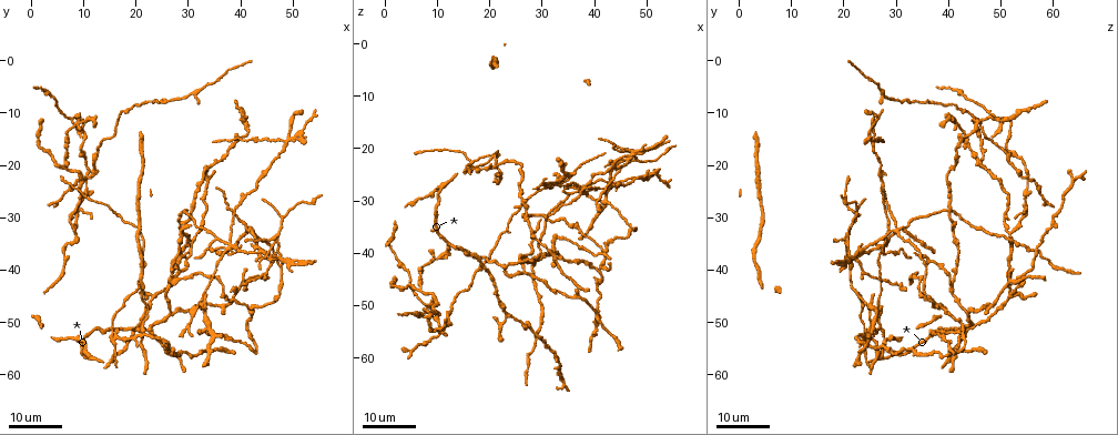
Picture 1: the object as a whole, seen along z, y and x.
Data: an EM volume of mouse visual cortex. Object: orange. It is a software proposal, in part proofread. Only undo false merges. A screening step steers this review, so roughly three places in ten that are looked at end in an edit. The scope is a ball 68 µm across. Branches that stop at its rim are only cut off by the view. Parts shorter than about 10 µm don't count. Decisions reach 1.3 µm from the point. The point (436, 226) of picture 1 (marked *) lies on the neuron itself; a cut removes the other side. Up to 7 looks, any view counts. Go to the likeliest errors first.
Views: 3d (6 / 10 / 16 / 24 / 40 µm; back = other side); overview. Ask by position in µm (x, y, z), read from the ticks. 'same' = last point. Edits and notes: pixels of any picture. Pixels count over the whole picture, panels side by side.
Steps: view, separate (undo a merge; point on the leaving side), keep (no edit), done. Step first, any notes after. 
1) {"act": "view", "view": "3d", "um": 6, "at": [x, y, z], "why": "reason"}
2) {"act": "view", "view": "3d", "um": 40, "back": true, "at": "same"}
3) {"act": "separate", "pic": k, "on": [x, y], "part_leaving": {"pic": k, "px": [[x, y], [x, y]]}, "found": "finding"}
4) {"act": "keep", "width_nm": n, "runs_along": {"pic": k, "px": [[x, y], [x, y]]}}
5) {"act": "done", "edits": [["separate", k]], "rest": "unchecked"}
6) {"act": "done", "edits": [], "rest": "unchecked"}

{"act": "view", "view": "3d", "um": 24, "at": [42.0, 48.0, 39.5], "why": "two arms in line, one across"}

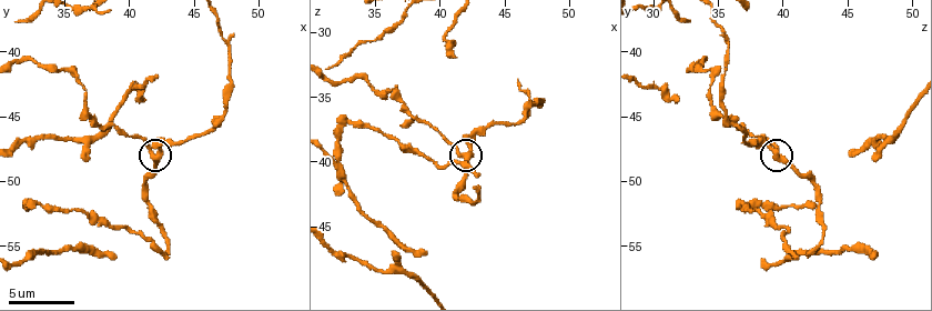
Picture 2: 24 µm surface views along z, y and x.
{"act": "view", "view": "3d", "um": 6, "at": [41.8, 48.2, 39.6], "why": "closer look"}

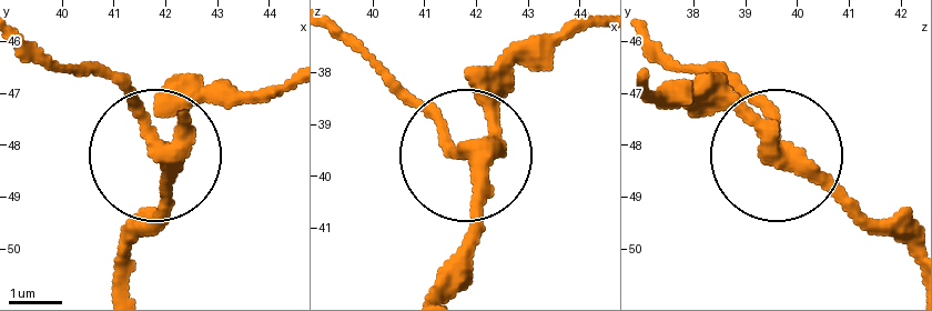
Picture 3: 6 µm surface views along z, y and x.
{"act": "keep", "width_nm": 310, "found": "continuous, no second neuron"}

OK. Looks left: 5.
{"act": "view", "view": "3d", "um": 16, "at": [6.5, 20.5, 46.5], "why": "branch point"}

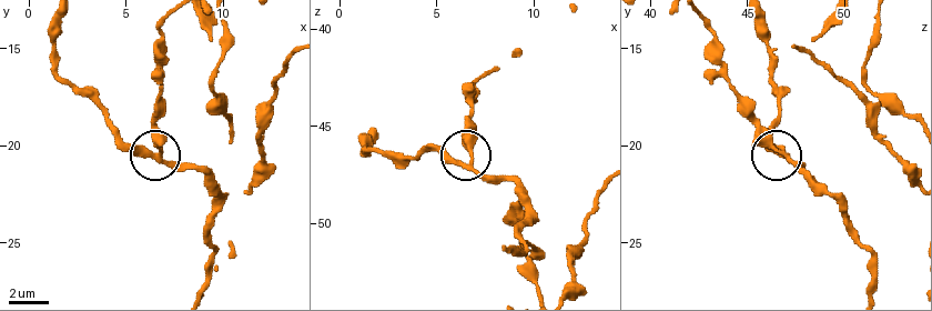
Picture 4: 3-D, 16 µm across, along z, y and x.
{"act": "view", "view": "3d", "um": 6, "at": [6.6, 20.5, 46.9]}

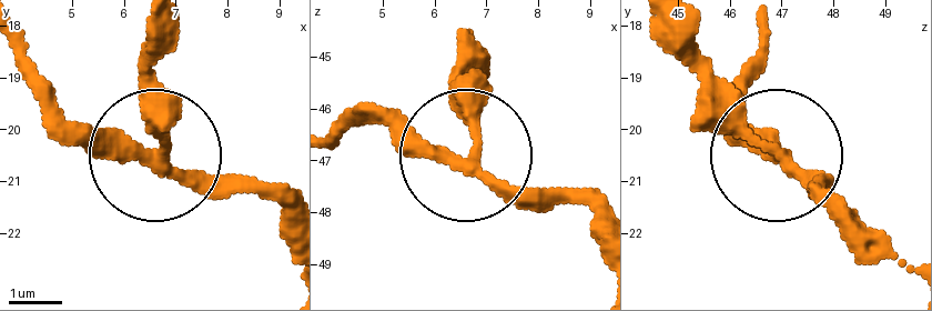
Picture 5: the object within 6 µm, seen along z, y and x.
{"act": "keep", "arms": 3, "runs_along": {"pic": 5, "px": [[601, 226], [367, 119]]}, "found": "continuous, no second neuron"}

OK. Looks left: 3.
{"act": "view", "view": "3d", "um": 16, "at": [8.5, 32.5, 51.5], "why": "side arm on a straight run"}

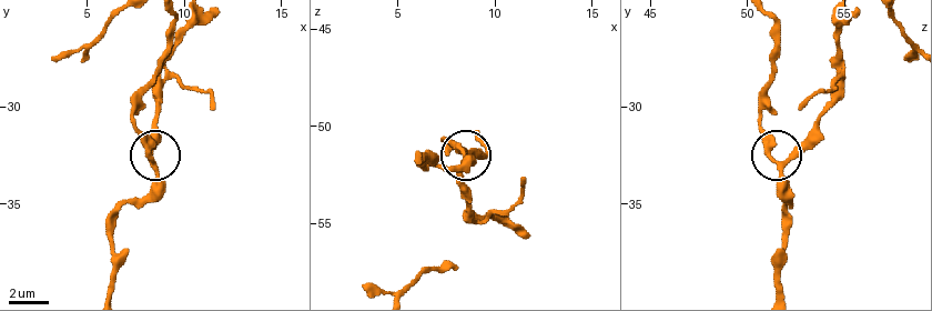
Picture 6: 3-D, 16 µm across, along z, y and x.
{"act": "view", "view": "3d", "um": 6, "at": [8.4, 33.0, 51.7]}

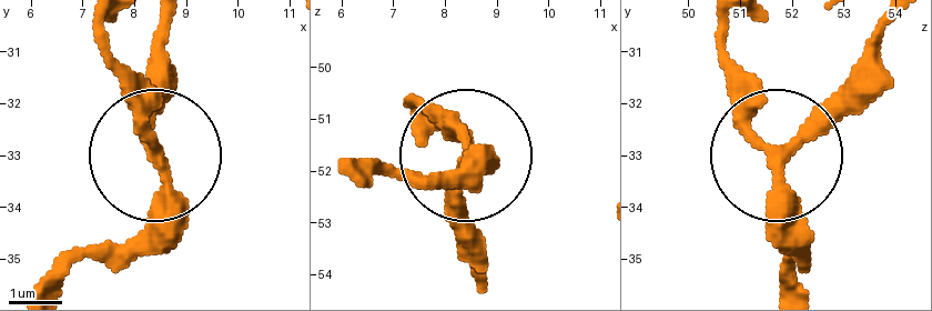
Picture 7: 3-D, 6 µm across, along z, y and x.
{"act": "keep", "arms": 3, "runs_along": {"pic": 7, "px": [[881, 30], [863, 70], [770, 163], [797, 264]]}, "found": "continuous, no second neuron"}

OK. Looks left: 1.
{"act": "view", "view": "3d", "um": 6, "at": [47.8, 41.6, 35.4], "why": "sudden change in width"}

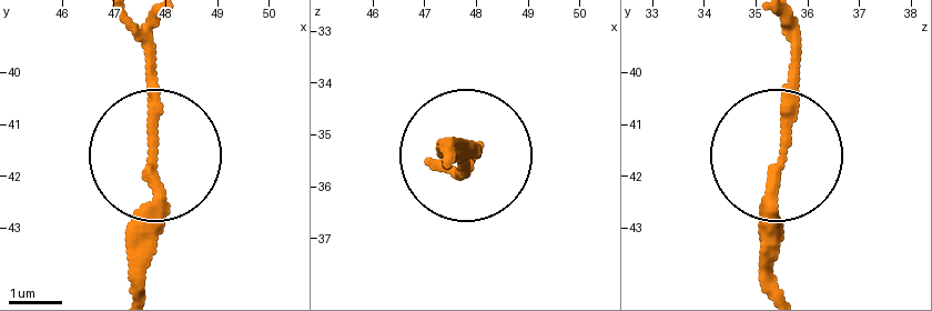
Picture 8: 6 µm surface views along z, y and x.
{"act": "separate", "pic": 8, "on": [149, 79], "part_leaving": {"pic": 8, "px": [[145, 151], [145, 49], [132, 22]]}, "found": "a second neuron is stuck on"}

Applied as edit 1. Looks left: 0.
{"act": "done", "edits": [["separate", 8]], "rest": "unchecked"}

